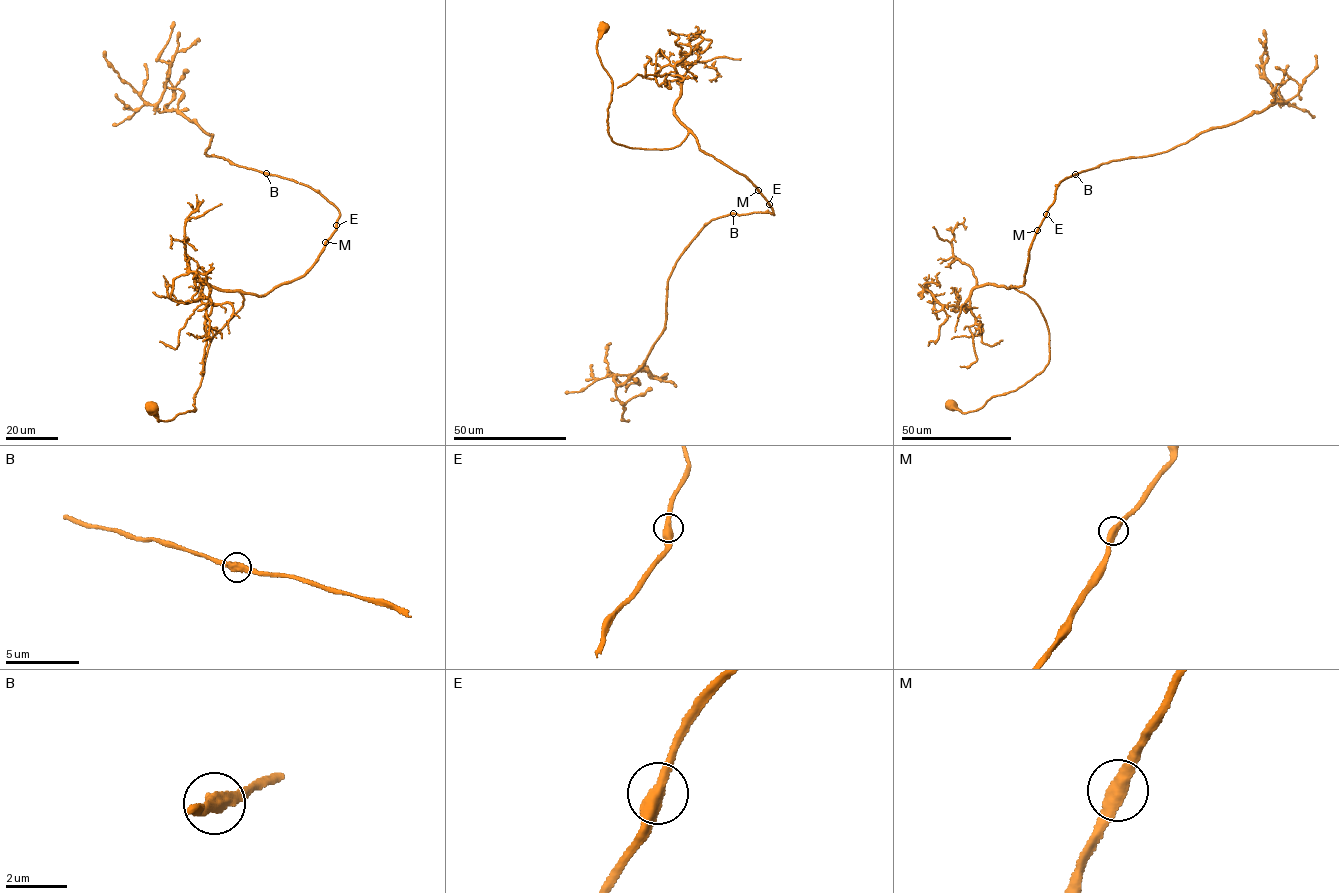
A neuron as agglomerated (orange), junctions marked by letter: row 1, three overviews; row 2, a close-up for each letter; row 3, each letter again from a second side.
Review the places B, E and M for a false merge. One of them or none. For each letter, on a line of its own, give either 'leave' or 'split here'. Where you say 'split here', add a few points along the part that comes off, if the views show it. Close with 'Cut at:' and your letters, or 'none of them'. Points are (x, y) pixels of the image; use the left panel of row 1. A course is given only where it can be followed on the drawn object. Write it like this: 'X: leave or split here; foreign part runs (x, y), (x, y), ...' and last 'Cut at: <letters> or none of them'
B: leave
E: leave
M: leave
Cut at: none of them

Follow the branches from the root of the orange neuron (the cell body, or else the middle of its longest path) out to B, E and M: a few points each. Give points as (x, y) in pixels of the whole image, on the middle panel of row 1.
B: (604, 25), (596, 52), (611, 79), (612, 140), (668, 149), (690, 131), (774, 215), (732, 213)
E: (604, 25), (596, 52), (611, 79), (613, 141), (668, 149), (690, 131), (769, 204)
M: (604, 25), (596, 52), (611, 79), (607, 121), (613, 141), (668, 149), (690, 131), (699, 148), (758, 190)

